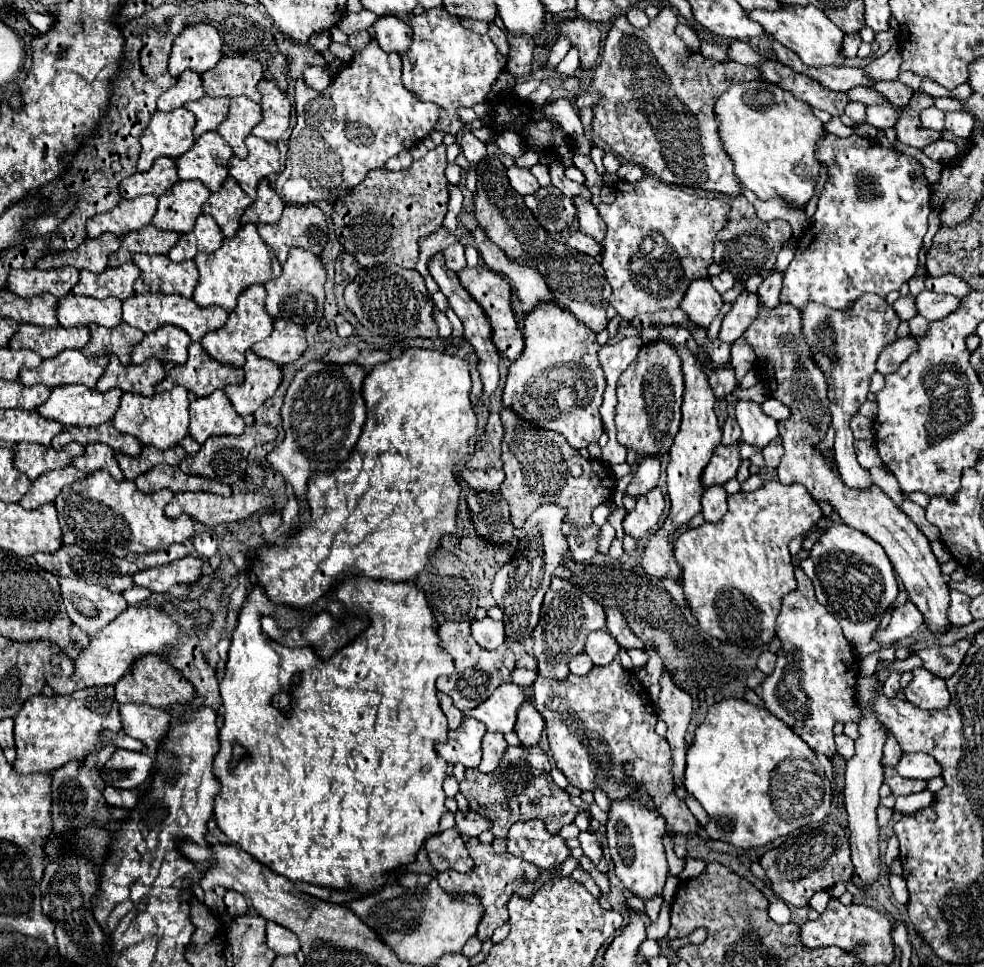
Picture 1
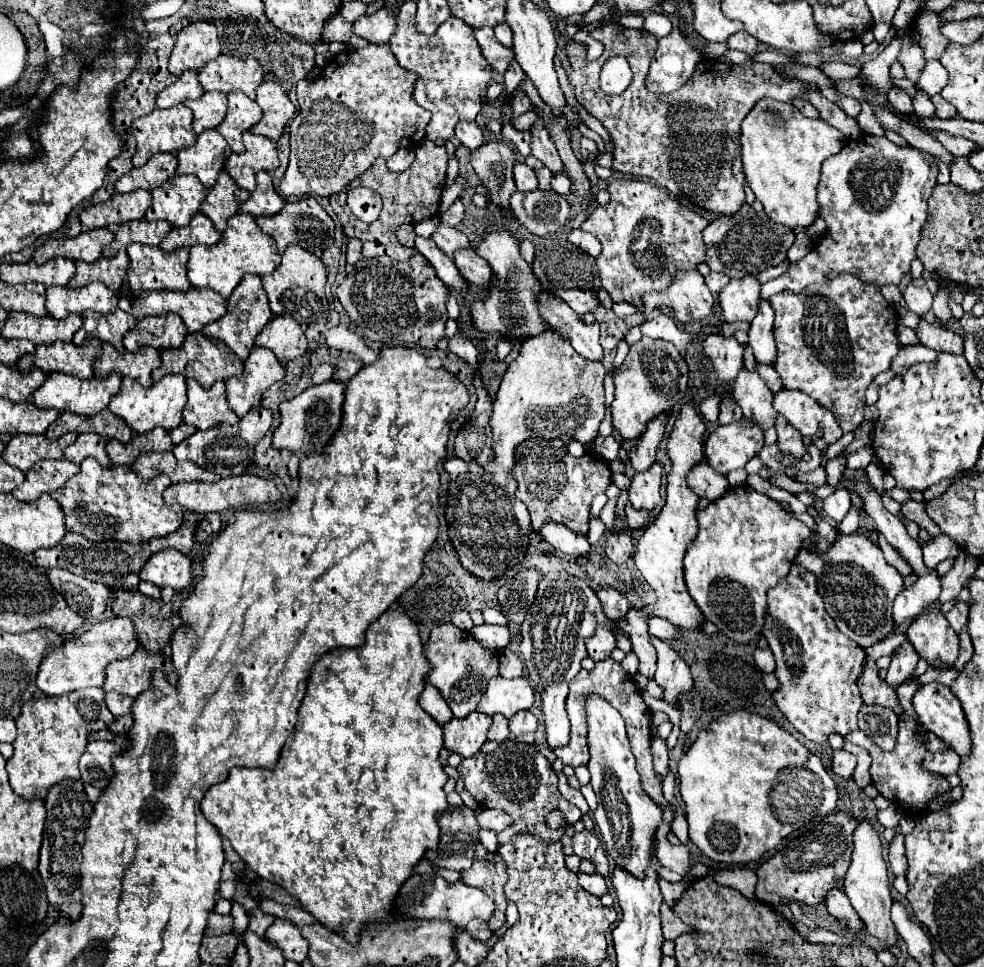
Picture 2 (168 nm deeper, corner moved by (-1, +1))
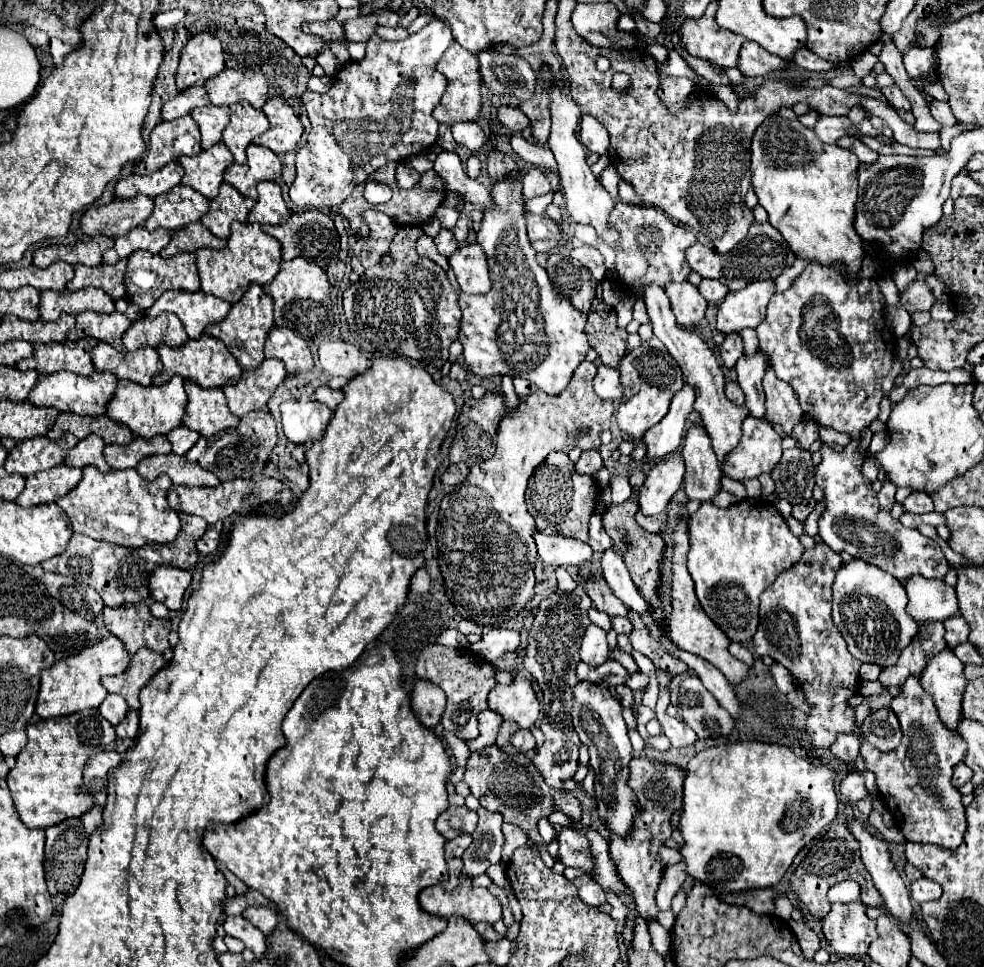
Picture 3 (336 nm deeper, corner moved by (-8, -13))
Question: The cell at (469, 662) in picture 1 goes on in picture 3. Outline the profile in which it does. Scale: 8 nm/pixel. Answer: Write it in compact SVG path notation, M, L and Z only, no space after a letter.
M437 643L425 647L417 661L417 677L431 681L447 695L447 709L441 717L441 725L445 727L445 731L455 733L463 741L475 739L479 735L477 715L487 709L487 695L497 685L495 673L497 669L491 663L485 663L485 659L481 659L471 649L451 649Z

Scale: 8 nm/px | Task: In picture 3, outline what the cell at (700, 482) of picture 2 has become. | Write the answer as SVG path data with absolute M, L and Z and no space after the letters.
M693 425L687 431L683 443L685 455L685 491L689 499L697 501L713 501L713 497L721 491L721 467L717 455L711 447L711 439L707 431L699 425Z

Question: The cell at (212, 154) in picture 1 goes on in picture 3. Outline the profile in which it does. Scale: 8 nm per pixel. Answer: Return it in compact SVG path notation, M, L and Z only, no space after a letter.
M215 143L195 157L181 157L179 163L185 169L181 183L193 187L207 199L215 199L223 183L223 171L233 163L233 155L225 143Z

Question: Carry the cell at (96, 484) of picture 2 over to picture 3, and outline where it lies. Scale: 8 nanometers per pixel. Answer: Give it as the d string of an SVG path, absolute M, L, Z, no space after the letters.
M85 467L81 483L59 499L57 505L67 513L73 531L91 539L123 547L173 543L181 523L179 513L167 505L169 487L171 479L167 475L161 475L155 481L145 481L135 469L101 473L95 467Z

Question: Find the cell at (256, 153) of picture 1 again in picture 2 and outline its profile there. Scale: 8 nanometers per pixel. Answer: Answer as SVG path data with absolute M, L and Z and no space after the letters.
M250 131L244 133L244 153L232 153L228 161L224 163L224 171L236 181L238 187L246 191L254 191L256 187L256 173L258 171L274 171L278 167L278 153L276 145L262 137L254 135Z

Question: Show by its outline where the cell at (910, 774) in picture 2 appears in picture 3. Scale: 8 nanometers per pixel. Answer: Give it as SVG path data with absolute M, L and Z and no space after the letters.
M919 675L907 679L901 689L903 693L893 697L891 703L903 731L901 745L891 753L881 753L863 741L859 755L865 759L865 767L875 773L887 811L907 841L935 843L949 849L959 847L967 823L961 793L951 785L951 769L963 761L965 741L941 723L933 697L921 687Z

